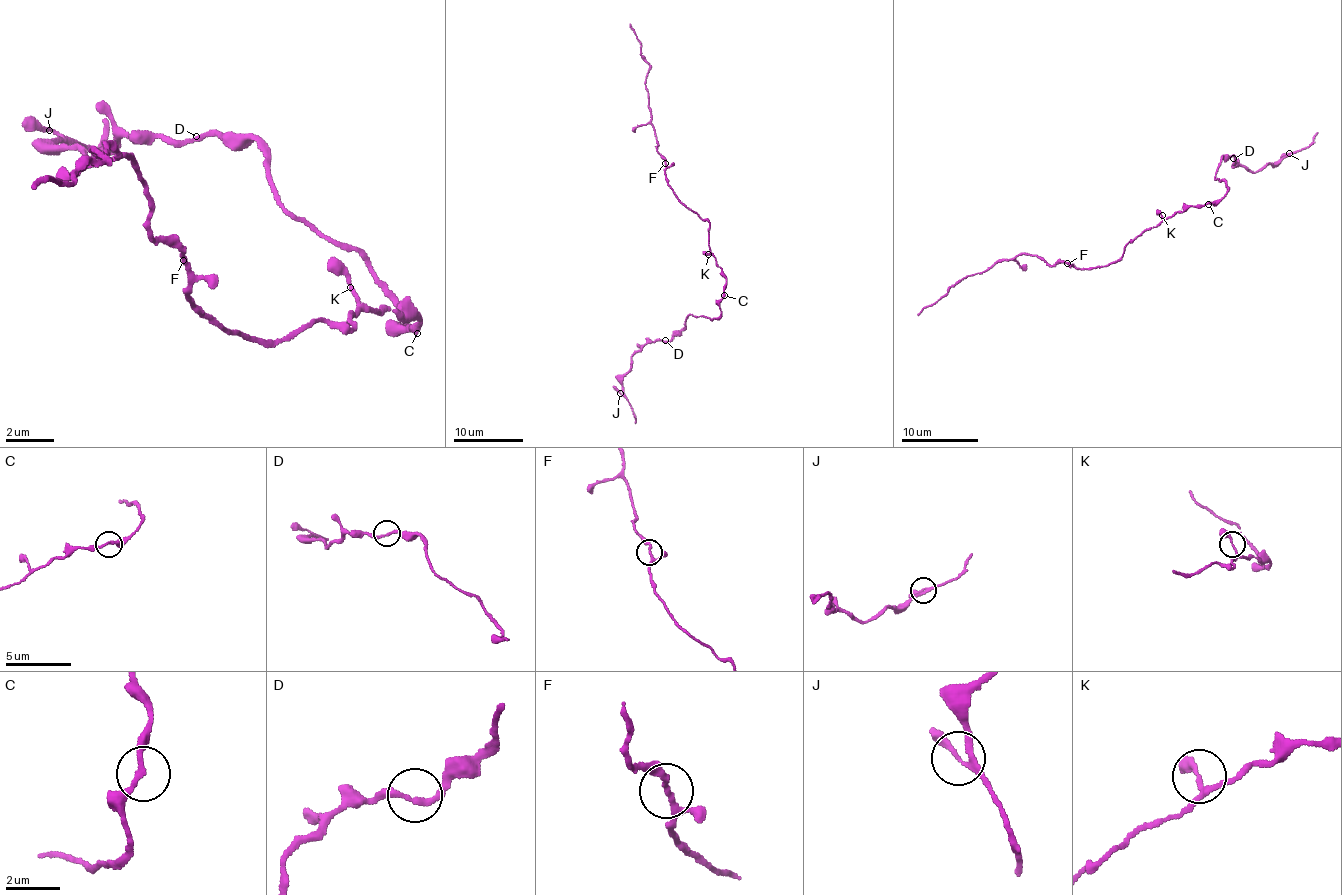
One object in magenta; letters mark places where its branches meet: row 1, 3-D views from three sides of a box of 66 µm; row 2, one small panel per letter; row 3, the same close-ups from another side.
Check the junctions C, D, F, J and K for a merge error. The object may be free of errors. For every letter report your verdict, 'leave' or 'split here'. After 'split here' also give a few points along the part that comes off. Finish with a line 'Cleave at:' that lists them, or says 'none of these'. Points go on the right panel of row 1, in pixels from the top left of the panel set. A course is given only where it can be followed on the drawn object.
C: leave
D: leave
F: leave
J: leave
K: leave
Cleave at: none of these

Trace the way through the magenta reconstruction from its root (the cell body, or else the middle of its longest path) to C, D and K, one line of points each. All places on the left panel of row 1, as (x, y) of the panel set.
C: (364, 313), (377, 308), (385, 315), (391, 311), (398, 313), (399, 322), (412, 315), (419, 318), (417, 333)
D: (364, 313), (421, 327), (402, 328), (404, 304), (355, 249), (281, 204), (259, 143), (196, 136)
K: (364, 313), (364, 302), (352, 289)

